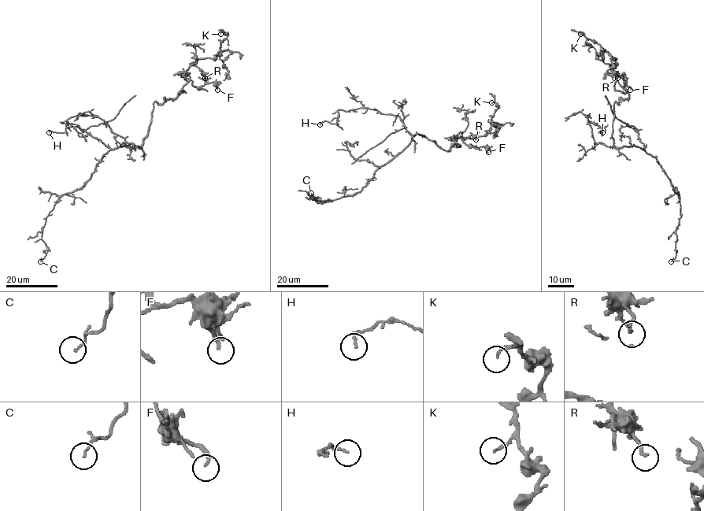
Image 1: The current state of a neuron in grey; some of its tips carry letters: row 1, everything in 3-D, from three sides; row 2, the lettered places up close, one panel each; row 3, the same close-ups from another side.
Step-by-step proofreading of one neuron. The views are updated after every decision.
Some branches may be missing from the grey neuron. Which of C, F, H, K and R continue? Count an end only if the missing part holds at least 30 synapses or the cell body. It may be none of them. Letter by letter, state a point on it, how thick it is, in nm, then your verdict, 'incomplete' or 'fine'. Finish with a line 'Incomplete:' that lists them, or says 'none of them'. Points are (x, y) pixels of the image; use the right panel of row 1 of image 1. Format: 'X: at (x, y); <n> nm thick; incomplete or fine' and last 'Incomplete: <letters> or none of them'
C: at (671, 261); 100 nm thick; fine
F: at (630, 90); 180 nm thick; fine
H: at (602, 132); 110 nm thick; fine
K: at (580, 34); 140 nm thick; fine
R: at (617, 78); 160 nm thick; fine
Incomplete: none of them

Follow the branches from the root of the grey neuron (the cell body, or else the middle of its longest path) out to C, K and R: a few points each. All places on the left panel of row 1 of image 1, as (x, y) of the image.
C: (144, 141), (140, 147), (110, 149), (81, 187), (58, 199), (42, 230), (42, 240), (49, 250), (40, 261)
K: (144, 141), (153, 104), (183, 90), (189, 79), (185, 72), (199, 58), (216, 57), (227, 35), (220, 34)
R: (144, 141), (153, 104), (183, 90), (189, 66), (198, 67), (205, 78)

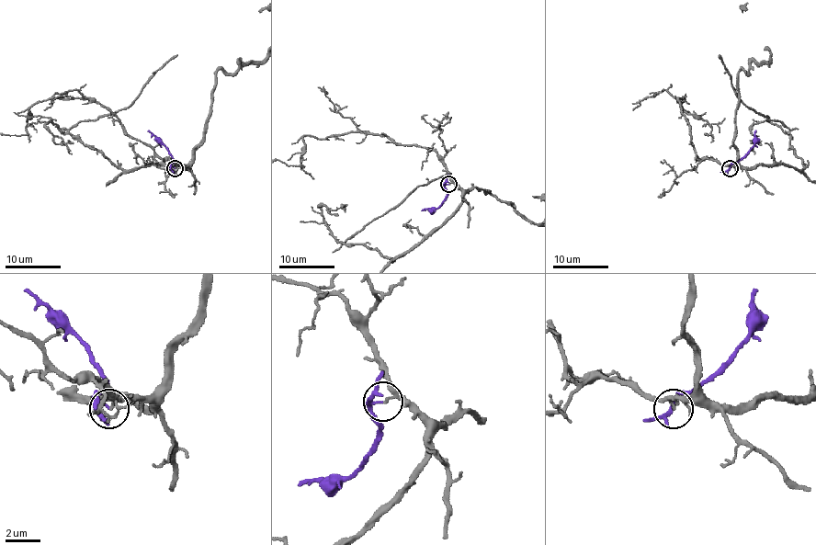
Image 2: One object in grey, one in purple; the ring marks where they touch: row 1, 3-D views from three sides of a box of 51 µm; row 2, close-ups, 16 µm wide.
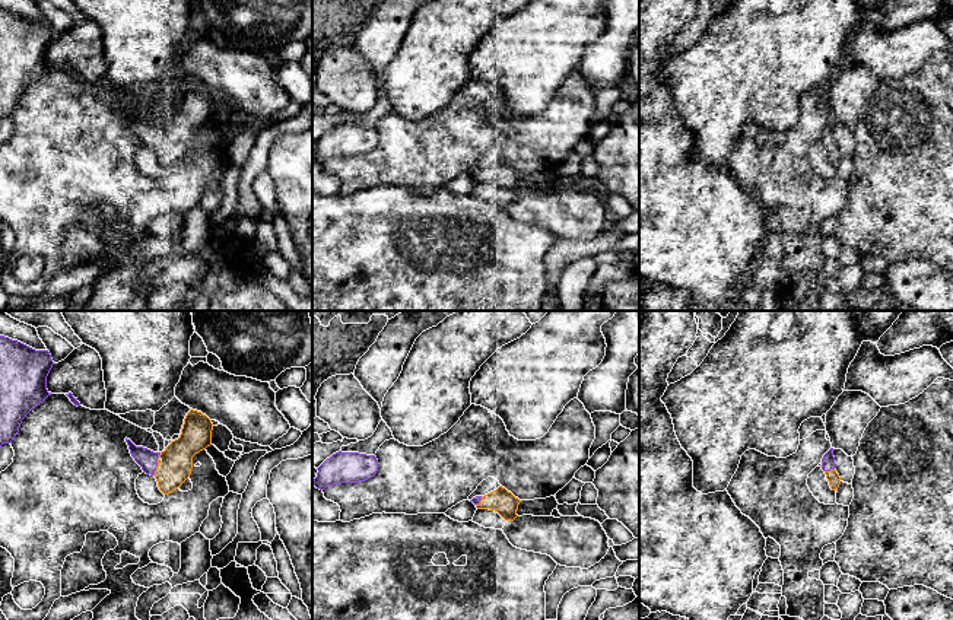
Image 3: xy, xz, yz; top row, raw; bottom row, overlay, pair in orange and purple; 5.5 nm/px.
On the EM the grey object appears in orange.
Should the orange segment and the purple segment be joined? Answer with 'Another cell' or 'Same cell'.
Same cell

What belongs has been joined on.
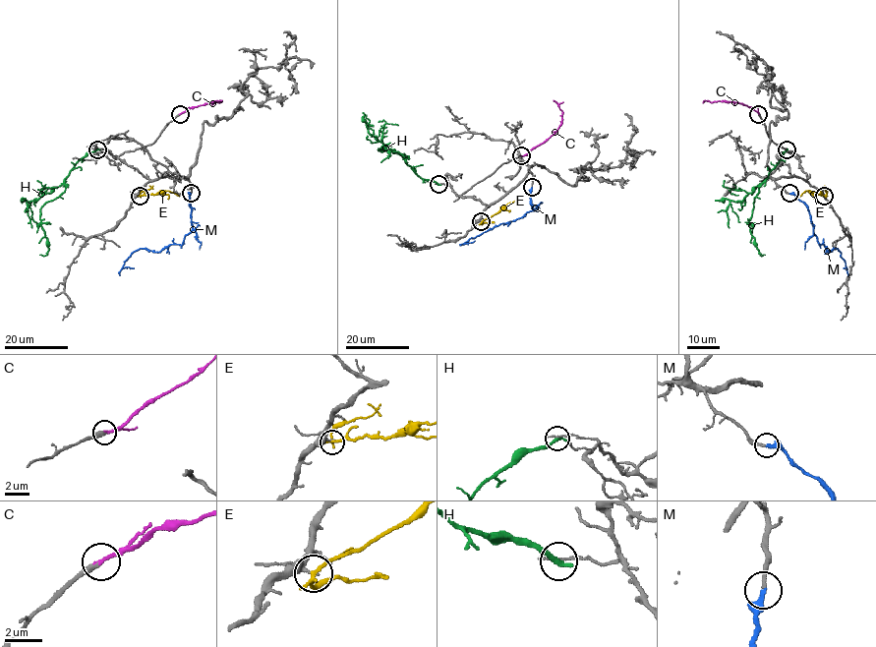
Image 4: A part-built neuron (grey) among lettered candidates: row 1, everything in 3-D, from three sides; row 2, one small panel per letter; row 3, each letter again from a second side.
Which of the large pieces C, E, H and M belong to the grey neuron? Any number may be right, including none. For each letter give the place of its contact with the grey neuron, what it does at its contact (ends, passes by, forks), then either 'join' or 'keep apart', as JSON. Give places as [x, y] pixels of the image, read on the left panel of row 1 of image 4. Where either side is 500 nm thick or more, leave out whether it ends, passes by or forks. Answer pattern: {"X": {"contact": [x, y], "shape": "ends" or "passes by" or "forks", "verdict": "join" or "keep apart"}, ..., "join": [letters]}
{"C": {"contact": [180, 114], "shape": "ends", "verdict": "join"}, "E": {"contact": [140, 196], "shape": "passes by", "verdict": "keep apart"}, "H": {"contact": [97, 149], "shape": "ends", "verdict": "keep apart"}, "M": {"contact": [191, 193], "shape": "ends", "verdict": "join"}, "join": ["C", "M"]}

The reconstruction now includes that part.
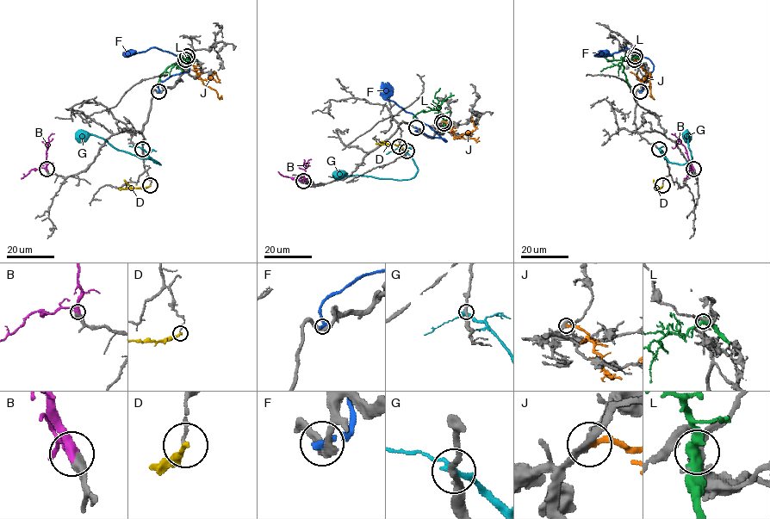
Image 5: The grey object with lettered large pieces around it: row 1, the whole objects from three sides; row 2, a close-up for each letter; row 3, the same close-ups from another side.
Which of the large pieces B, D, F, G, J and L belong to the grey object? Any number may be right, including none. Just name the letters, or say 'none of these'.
B

